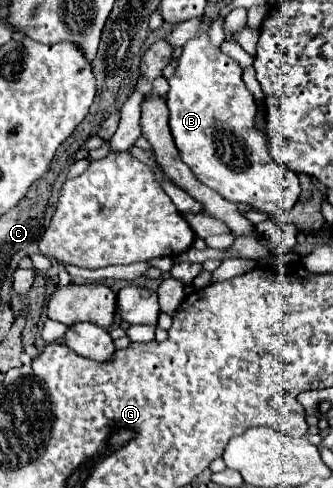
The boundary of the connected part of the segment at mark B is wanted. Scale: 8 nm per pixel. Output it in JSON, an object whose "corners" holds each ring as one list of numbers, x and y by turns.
{"corners":[[205,18,205,32,183,46,175,76,169,78,167,106,175,146,193,174,223,198,235,204,249,204,279,218,299,198,297,174,269,156,265,134,255,130,257,108,241,78,243,70,235,60,211,46,207,36,209,24,211,18]]}

